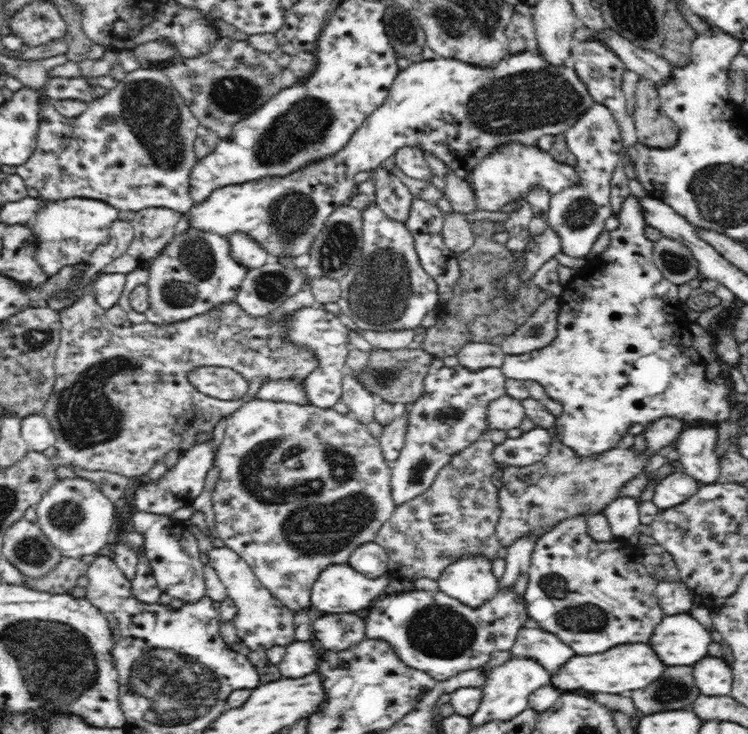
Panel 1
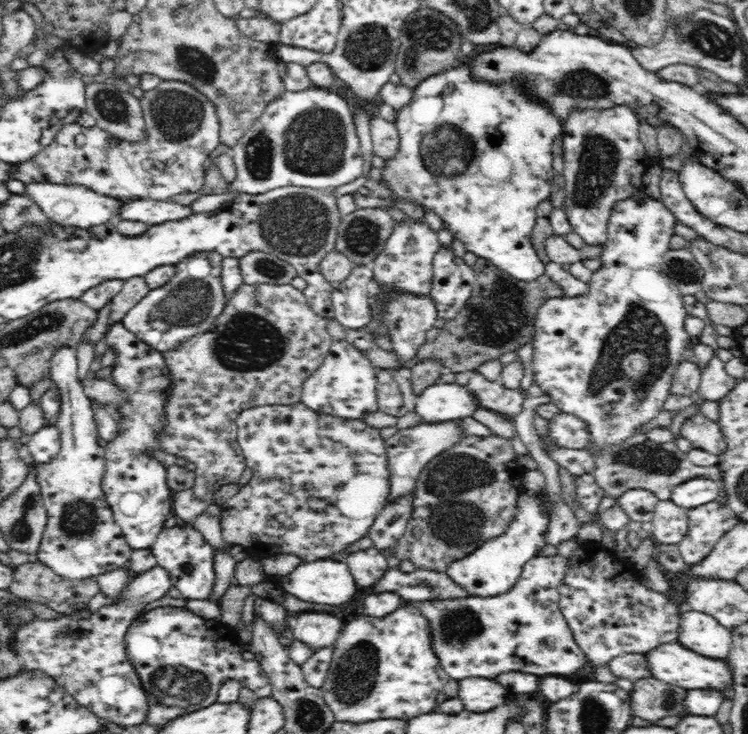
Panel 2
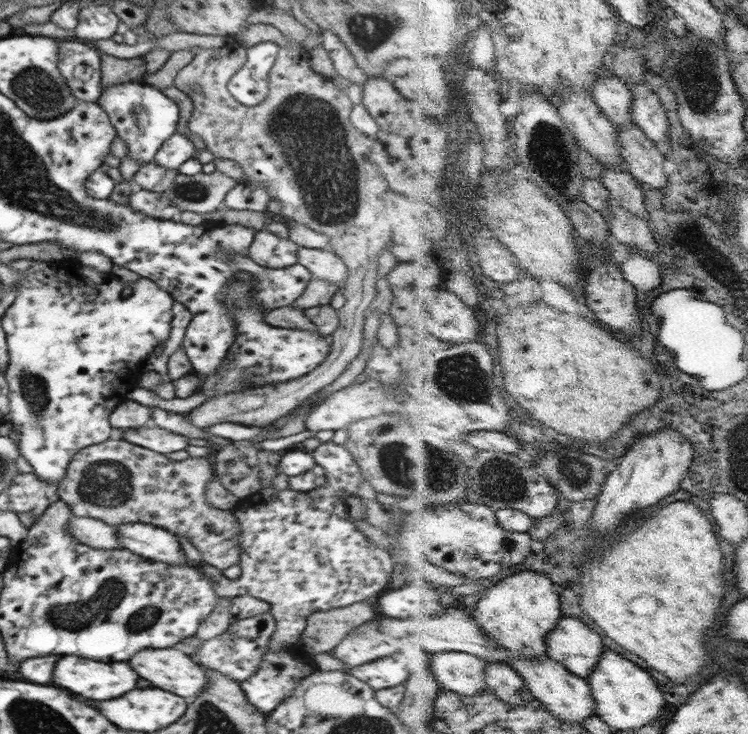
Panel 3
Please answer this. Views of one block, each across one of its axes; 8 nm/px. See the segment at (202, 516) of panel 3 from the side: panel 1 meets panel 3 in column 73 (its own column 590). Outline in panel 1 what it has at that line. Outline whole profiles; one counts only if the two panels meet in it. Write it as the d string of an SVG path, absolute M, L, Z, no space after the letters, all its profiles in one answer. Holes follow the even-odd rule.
M666 416L645 428L646 452L618 448L594 456L577 456L571 449L564 447L553 432L550 451L542 461L522 468L512 466L503 470L504 484L498 488L498 504L502 514L495 528L500 545L508 548L528 532L540 538L564 519L603 512L610 502L622 496L620 488L642 474L656 452L673 447L683 431L684 421Z

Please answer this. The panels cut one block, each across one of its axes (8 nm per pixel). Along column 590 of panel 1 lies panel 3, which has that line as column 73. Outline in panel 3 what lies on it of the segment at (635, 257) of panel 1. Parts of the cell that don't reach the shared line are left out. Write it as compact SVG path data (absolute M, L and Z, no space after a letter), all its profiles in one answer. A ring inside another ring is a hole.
M35 260L32 266L23 272L23 277L18 279L14 285L17 286L15 299L1 318L9 356L8 366L4 372L9 388L8 418L10 418L14 429L20 433L18 449L21 454L21 462L29 464L36 478L44 480L47 485L59 485L66 476L71 458L78 451L89 445L105 442L112 436L114 429L110 426L110 414L116 409L116 406L127 401L128 392L132 392L132 389L140 383L140 377L144 373L145 358L150 352L153 352L156 346L164 345L167 342L171 331L170 321L173 317L172 307L175 300L165 290L162 290L160 285L147 278L136 279L128 288L125 279L121 281L113 274L104 274L77 261Z

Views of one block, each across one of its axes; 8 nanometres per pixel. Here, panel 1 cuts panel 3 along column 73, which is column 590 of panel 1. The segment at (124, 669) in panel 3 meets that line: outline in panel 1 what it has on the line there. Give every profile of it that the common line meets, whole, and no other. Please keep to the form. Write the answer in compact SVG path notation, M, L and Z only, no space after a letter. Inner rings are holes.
M632 643L628 646L618 645L604 654L572 658L572 662L568 662L568 666L562 666L562 670L552 676L551 684L560 690L620 694L626 690L646 688L648 684L658 680L666 668L668 666L664 666L664 662L660 662L658 654L648 643Z

